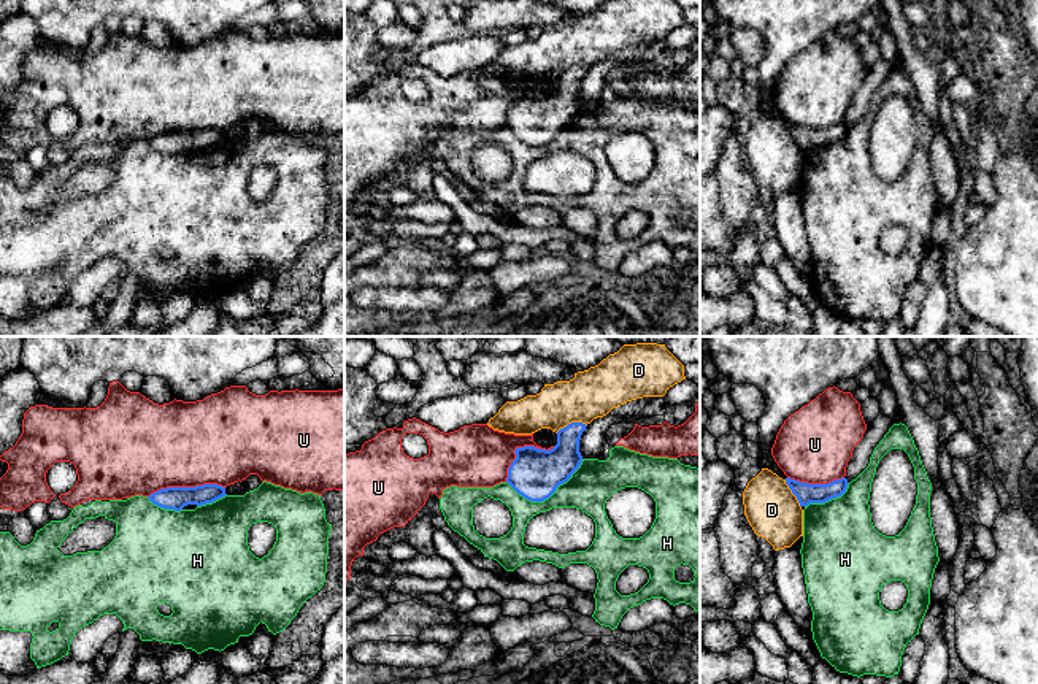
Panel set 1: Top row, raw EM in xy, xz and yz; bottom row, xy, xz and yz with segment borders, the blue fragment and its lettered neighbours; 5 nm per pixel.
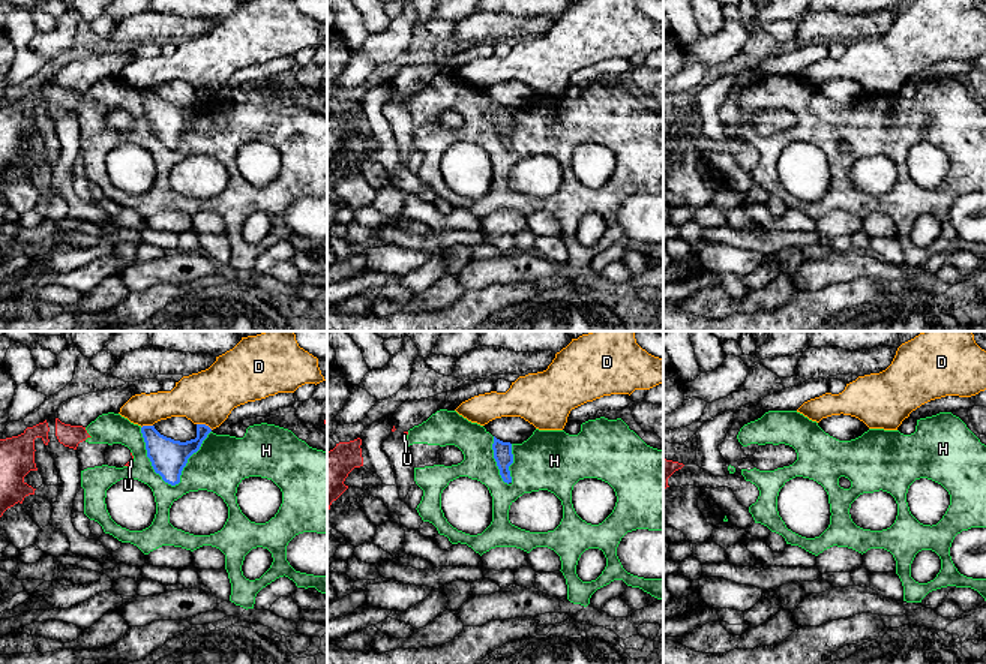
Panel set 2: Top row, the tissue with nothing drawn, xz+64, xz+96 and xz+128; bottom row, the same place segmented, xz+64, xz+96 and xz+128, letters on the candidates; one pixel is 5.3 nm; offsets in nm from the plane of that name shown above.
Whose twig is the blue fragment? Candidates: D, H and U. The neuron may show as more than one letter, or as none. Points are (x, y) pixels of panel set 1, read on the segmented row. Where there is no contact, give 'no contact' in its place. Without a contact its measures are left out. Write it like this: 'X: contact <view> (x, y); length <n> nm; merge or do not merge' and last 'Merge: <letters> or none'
D: contact xz (572, 422); length 170 nm; do not merge
H: contact xz (546, 497); length 420 nm; merge
U: contact xy (186, 488); length 400 nm; do not merge
Merge: H

